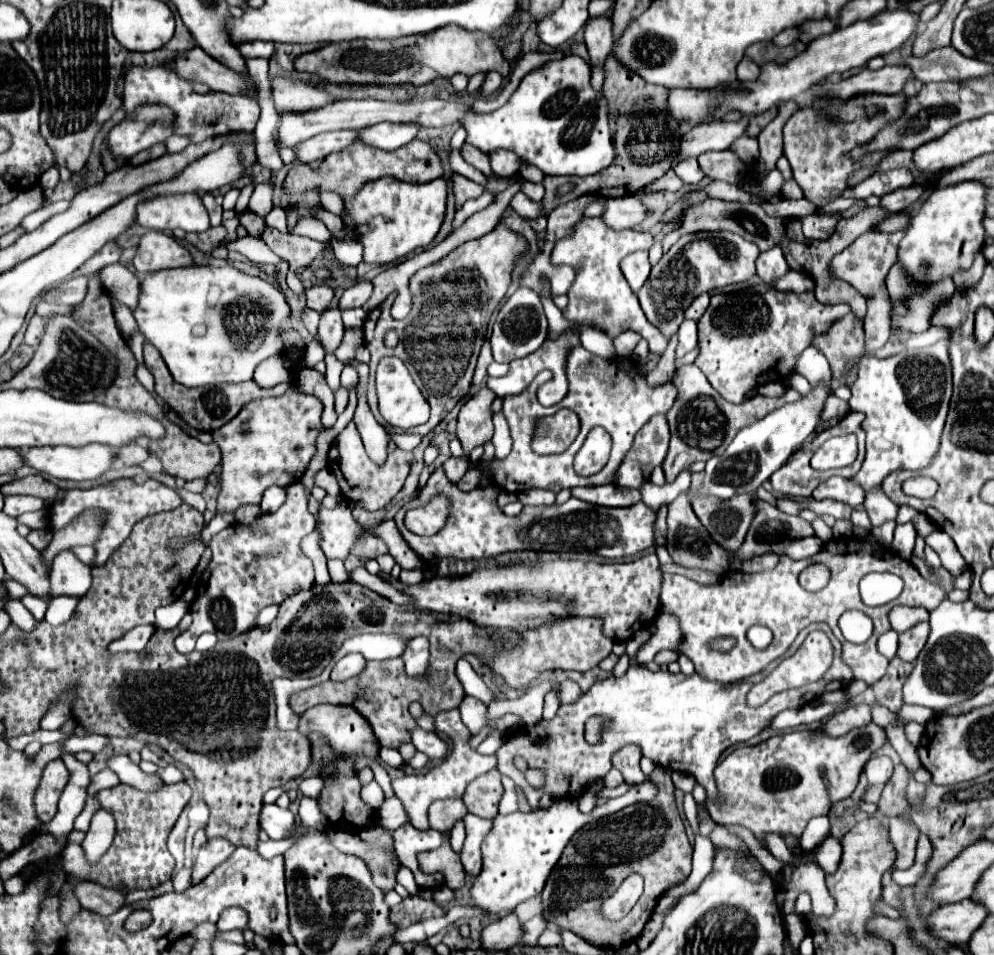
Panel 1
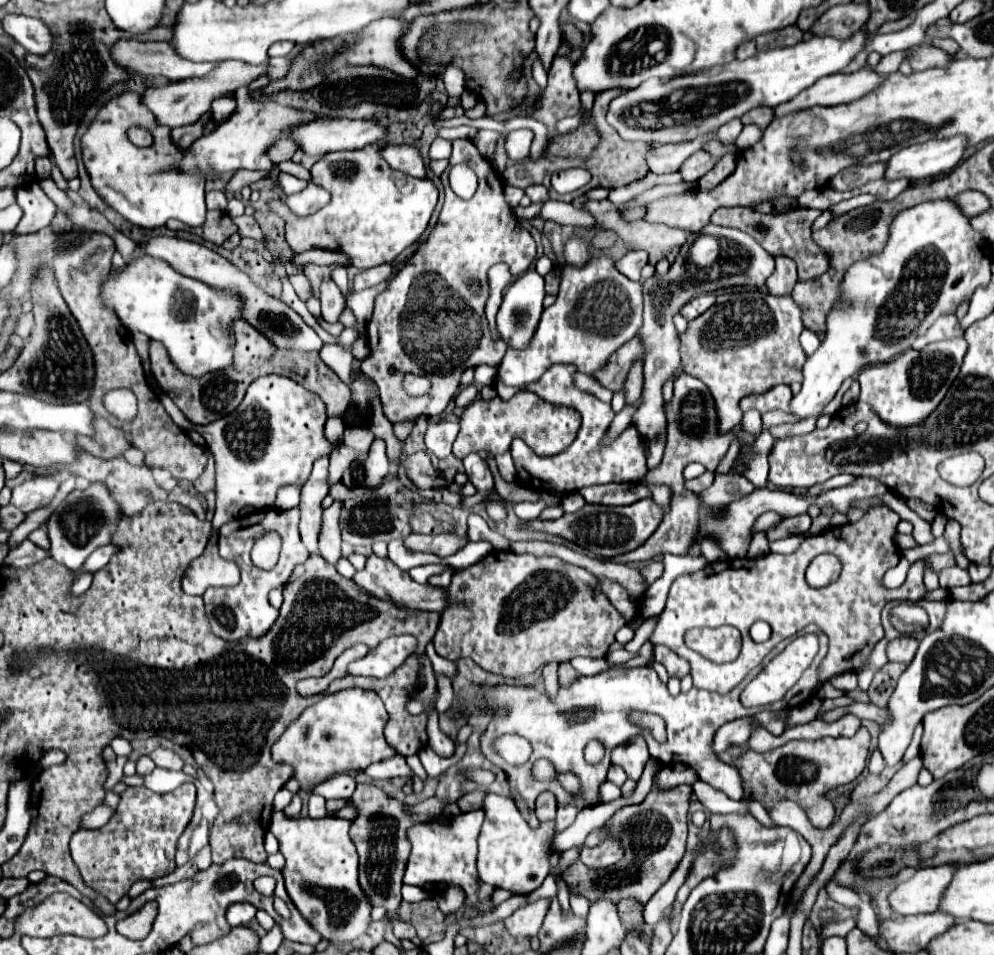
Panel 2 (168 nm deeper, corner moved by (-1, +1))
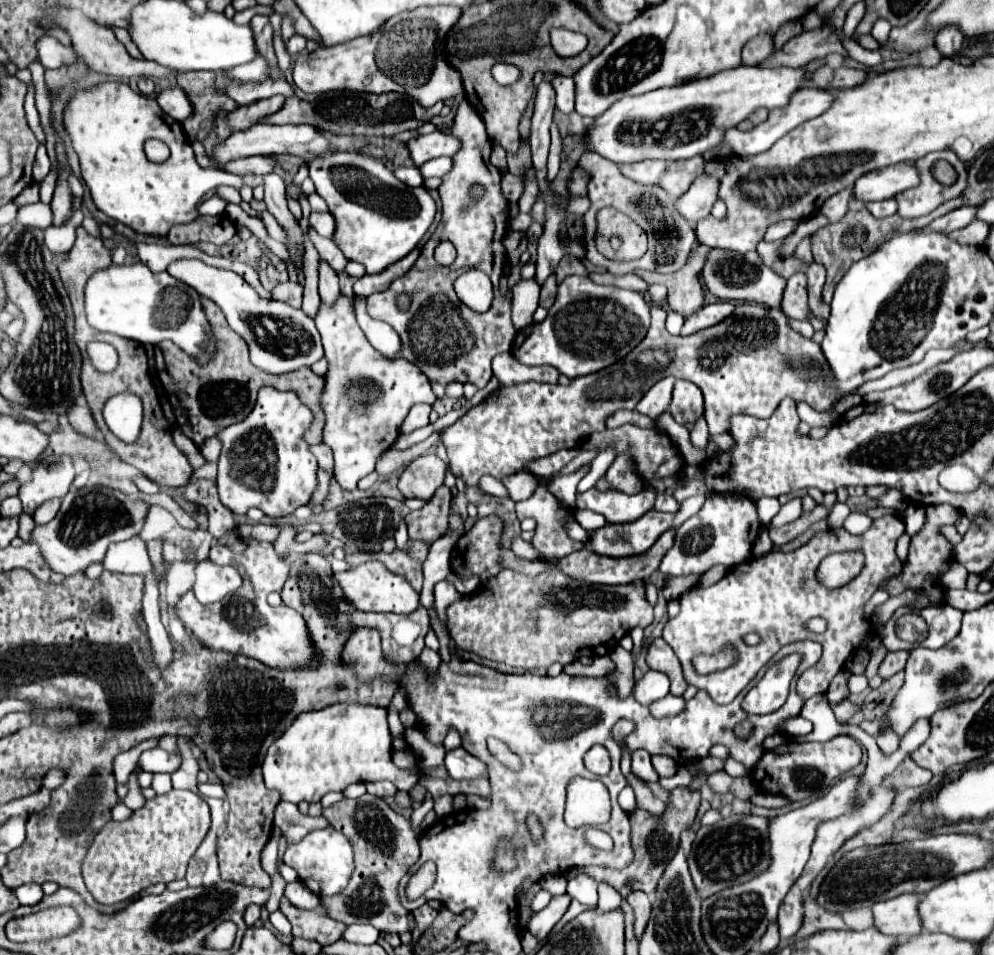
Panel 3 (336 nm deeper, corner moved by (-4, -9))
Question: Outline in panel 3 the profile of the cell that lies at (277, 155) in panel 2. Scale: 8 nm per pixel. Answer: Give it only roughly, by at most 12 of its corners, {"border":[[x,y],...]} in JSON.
{"border":[[250,156],[224,166],[232,174],[270,174],[274,158]]}

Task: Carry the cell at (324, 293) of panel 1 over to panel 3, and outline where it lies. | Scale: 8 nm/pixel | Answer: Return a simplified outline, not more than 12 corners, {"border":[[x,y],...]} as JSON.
{"border":[[298,282],[278,284],[272,296],[292,308],[302,306]]}

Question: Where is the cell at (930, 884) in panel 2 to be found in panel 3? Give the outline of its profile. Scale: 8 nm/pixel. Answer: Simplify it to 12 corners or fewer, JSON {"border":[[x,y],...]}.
{"border":[[902,894],[872,906],[884,934],[920,934],[920,894]]}

